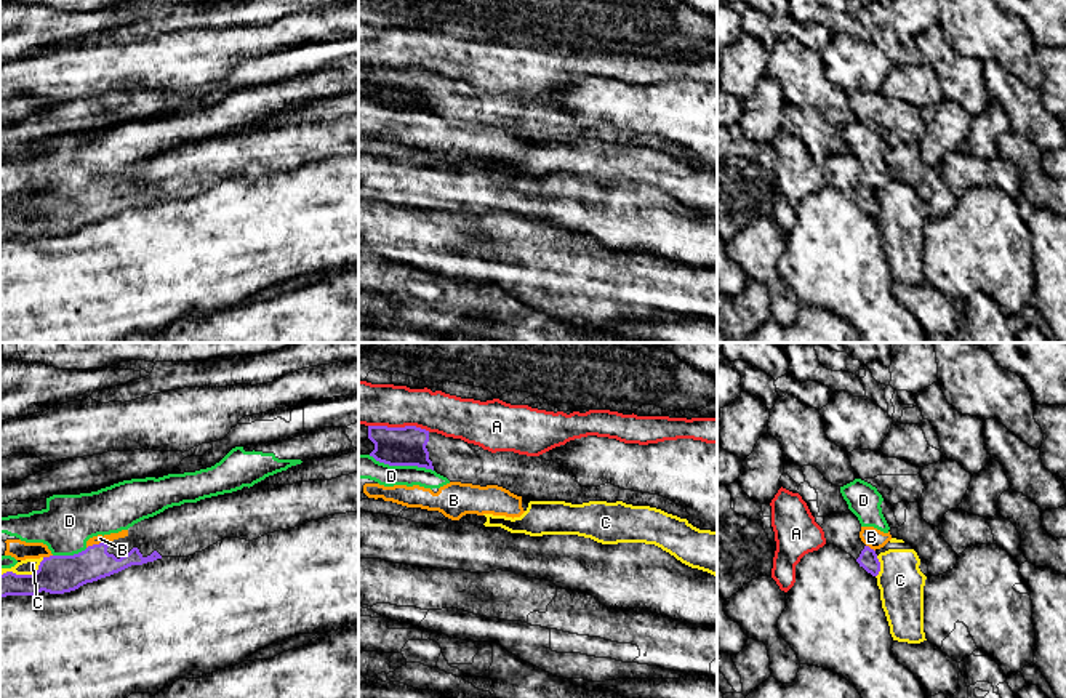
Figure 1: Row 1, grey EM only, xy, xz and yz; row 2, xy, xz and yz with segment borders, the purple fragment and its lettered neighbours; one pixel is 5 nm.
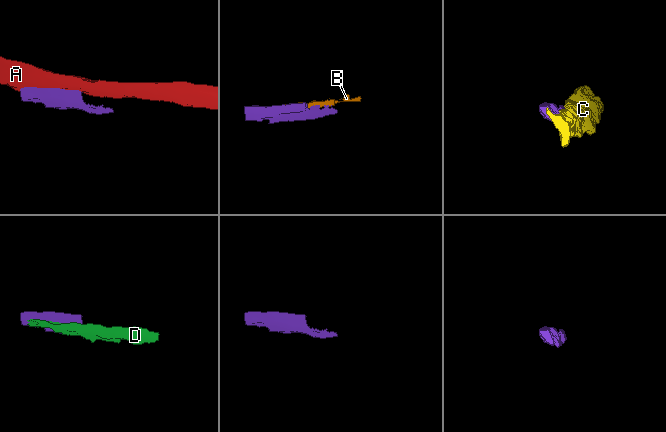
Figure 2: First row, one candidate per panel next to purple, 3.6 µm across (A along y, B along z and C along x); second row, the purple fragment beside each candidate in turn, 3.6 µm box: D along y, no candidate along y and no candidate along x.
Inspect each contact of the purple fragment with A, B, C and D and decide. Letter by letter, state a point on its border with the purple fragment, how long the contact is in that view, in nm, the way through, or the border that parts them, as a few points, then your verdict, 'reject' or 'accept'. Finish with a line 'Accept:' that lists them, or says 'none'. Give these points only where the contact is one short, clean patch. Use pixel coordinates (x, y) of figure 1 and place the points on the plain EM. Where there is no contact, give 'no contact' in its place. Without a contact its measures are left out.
A: meets purple in xz at (399, 69); contact 320 nm long; reject
B: meets purple in xy at (96, 186); contact 110 nm long; border along xy (106, 181), (87, 189); reject
C: meets purple in yz at (879, 208); contact 110 nm long; reject
D: meets purple in xz at (400, 106); contact 340 nm long; reject
Accept: none

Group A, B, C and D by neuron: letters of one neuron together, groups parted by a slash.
A / B D / C

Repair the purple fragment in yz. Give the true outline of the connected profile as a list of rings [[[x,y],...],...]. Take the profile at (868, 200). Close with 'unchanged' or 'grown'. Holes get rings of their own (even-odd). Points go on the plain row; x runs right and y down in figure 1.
[[[850,150],[842,155],[826,157],[821,170],[828,186],[834,186],[850,195],[872,218],[879,216],[880,203],[877,195],[861,183],[861,165]]] | grown

